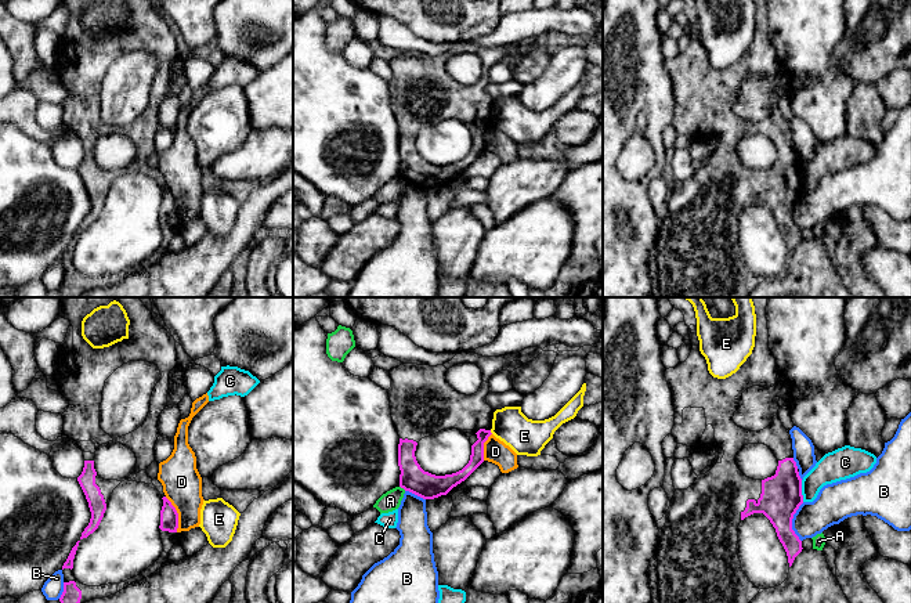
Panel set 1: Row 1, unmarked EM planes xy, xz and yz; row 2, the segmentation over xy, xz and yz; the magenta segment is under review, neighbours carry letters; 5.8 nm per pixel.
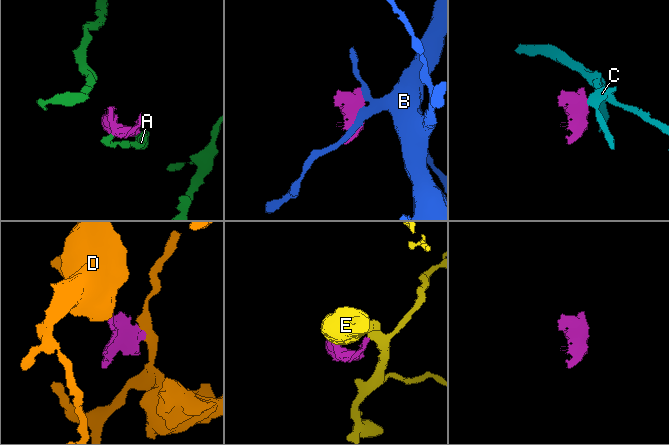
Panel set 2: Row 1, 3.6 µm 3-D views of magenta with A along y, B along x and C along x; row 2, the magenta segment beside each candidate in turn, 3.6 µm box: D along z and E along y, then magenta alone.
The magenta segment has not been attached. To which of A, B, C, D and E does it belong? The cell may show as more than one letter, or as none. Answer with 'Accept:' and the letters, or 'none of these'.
Accept: none of these

